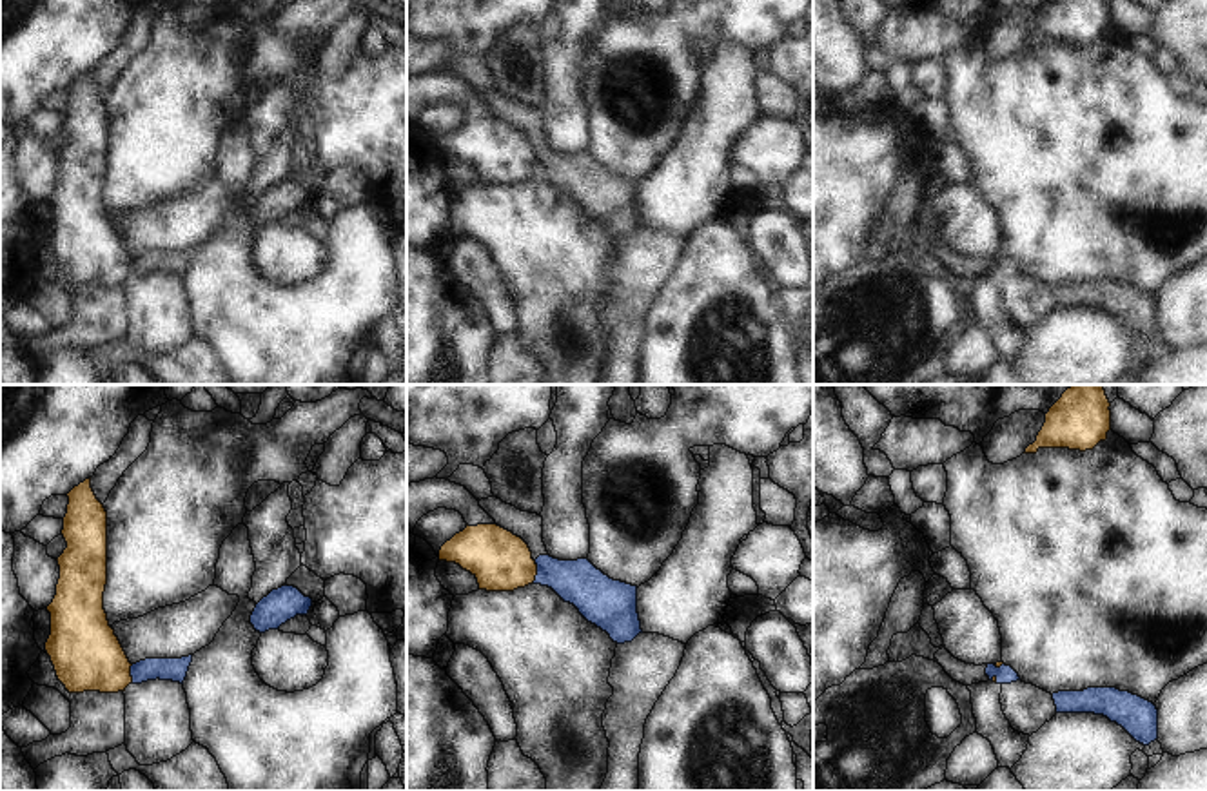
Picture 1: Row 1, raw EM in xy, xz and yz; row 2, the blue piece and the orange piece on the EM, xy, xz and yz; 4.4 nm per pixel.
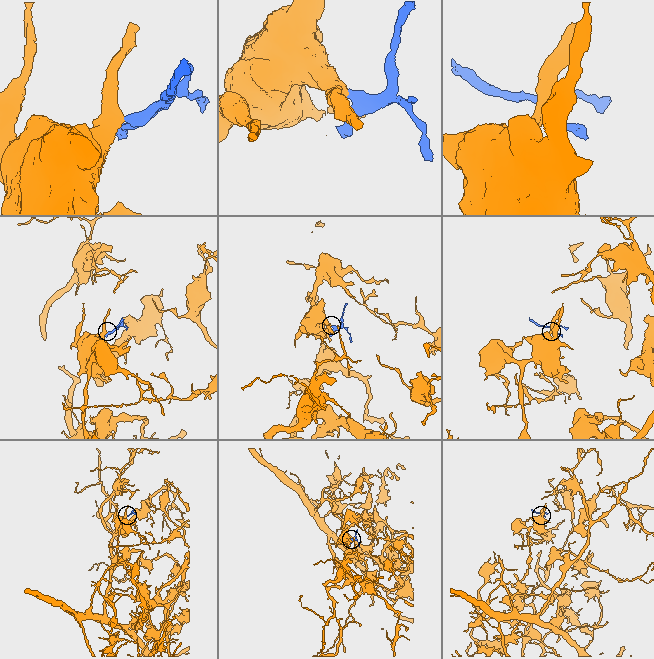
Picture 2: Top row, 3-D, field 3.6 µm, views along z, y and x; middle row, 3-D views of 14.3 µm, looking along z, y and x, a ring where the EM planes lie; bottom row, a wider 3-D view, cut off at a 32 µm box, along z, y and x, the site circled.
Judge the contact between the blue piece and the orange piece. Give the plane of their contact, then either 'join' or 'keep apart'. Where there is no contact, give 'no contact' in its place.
xz | keep apart

